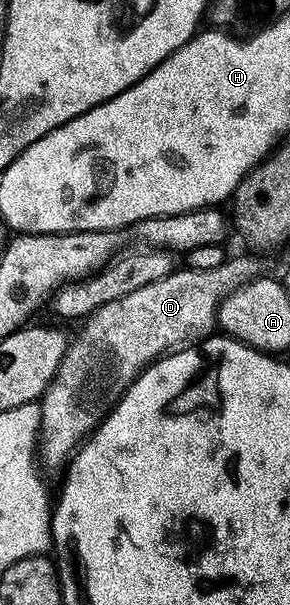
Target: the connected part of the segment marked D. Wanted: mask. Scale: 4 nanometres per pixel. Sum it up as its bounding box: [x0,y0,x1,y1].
[38,253,259,467]

